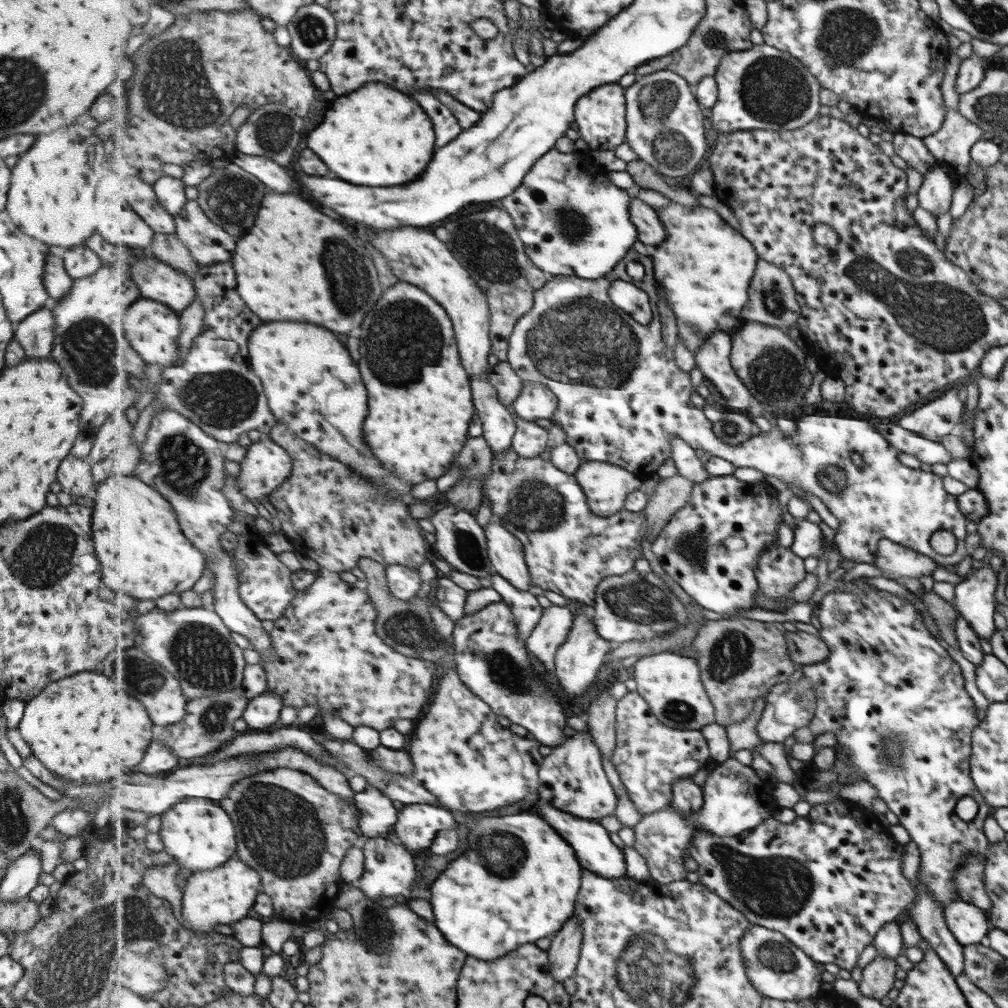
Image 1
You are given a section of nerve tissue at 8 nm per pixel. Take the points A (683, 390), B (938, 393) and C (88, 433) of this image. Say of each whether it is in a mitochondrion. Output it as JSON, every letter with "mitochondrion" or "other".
{"A":"other","B":"other","C":"other"}

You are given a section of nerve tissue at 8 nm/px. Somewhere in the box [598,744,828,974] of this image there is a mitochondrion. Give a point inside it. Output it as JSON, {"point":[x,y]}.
{"point":[767,887]}

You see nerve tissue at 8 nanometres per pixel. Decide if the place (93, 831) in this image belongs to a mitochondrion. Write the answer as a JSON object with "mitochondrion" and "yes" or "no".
{"mitochondrion":"no"}

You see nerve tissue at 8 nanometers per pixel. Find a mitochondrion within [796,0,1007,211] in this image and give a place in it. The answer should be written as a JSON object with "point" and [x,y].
{"point":[846,35]}

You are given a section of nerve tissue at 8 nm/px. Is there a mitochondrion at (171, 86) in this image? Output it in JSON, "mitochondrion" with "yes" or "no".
{"mitochondrion":"yes"}

